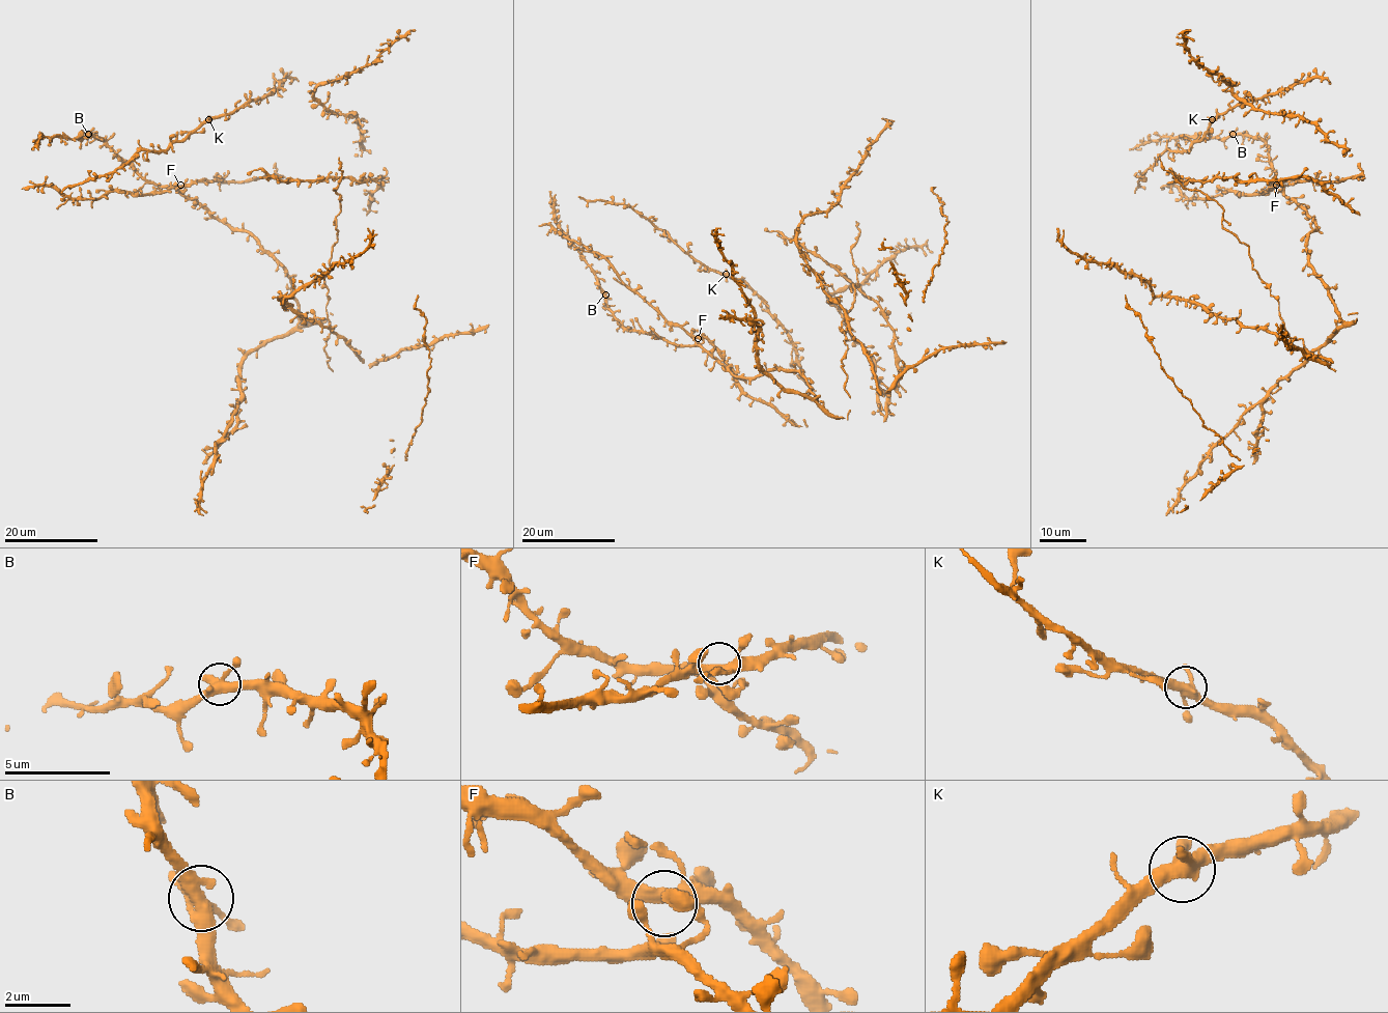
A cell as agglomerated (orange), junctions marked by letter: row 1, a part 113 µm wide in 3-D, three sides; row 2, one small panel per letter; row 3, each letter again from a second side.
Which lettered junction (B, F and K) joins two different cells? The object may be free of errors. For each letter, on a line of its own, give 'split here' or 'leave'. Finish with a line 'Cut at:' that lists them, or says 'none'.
B: leave
F: leave
K: leave
Cut at: none

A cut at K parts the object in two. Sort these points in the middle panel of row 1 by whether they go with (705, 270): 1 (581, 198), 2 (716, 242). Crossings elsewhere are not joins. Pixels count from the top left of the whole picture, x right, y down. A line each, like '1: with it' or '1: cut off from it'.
1: with it
2: cut off from it

